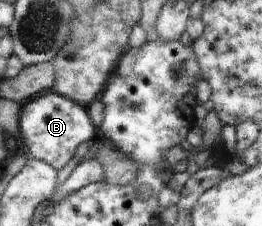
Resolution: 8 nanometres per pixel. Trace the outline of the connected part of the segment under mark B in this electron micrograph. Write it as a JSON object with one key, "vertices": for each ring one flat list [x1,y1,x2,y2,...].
{"vertices":[[53,91,36,96,21,107,19,140,29,158,47,162,58,172,62,170,80,144,93,141,99,130,92,123,88,108]]}

